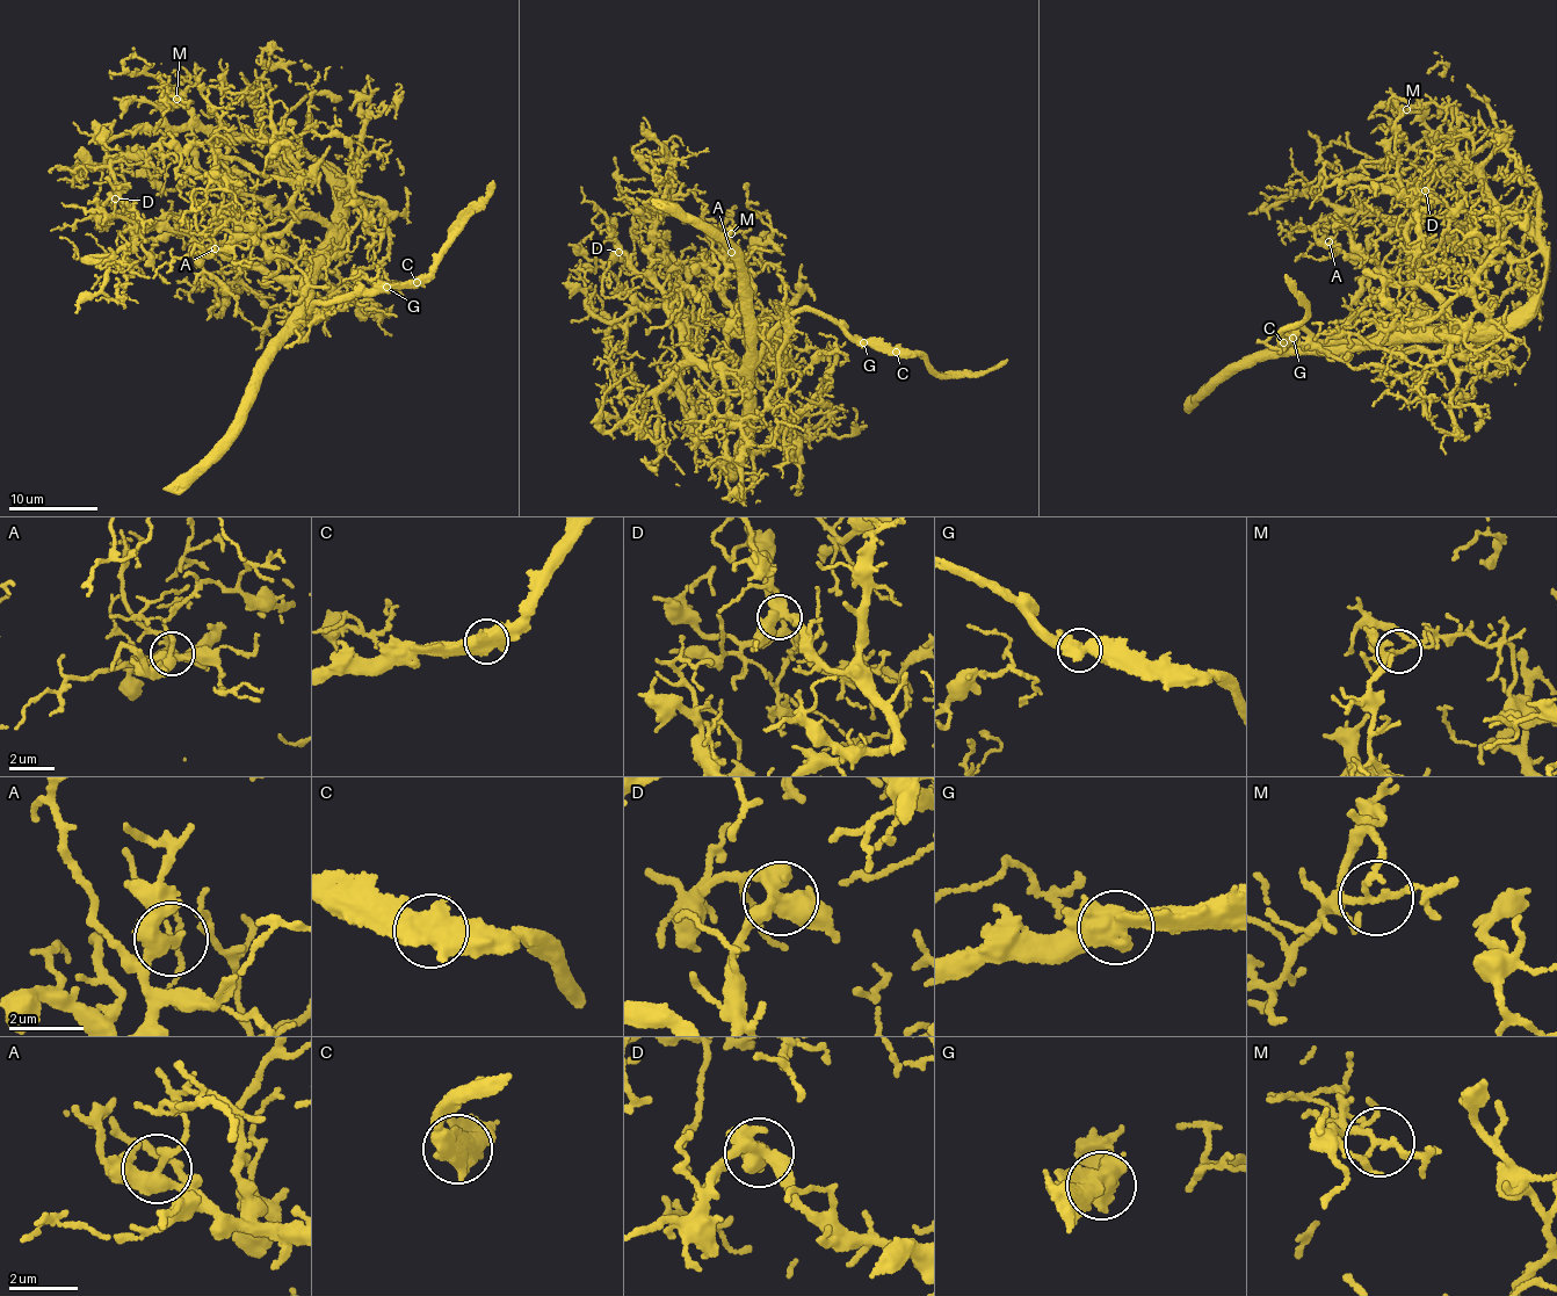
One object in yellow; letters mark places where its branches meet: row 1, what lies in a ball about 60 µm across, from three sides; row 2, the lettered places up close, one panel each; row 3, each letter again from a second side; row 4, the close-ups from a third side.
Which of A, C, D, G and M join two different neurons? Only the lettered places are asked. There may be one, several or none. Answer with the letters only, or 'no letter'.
no letter

